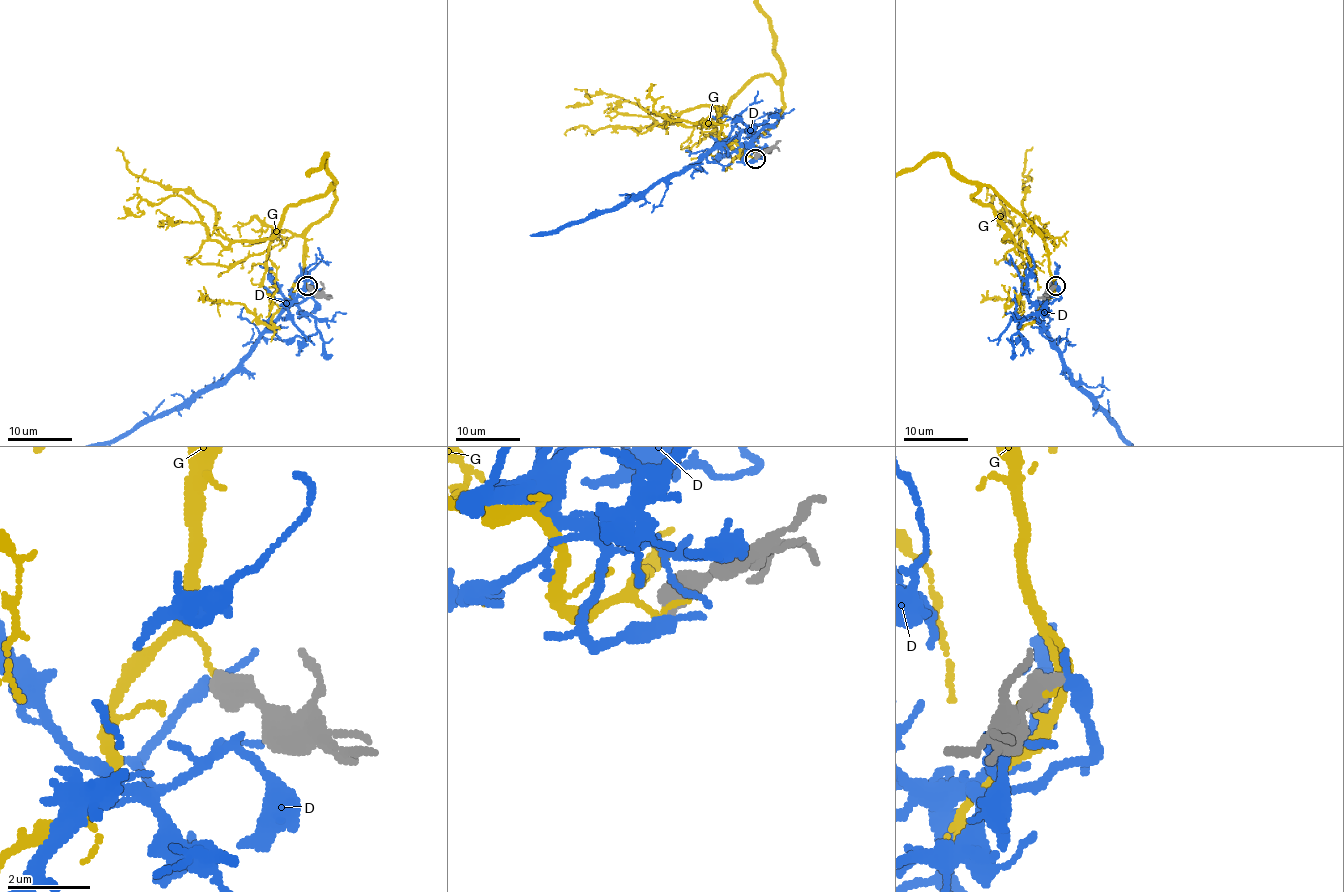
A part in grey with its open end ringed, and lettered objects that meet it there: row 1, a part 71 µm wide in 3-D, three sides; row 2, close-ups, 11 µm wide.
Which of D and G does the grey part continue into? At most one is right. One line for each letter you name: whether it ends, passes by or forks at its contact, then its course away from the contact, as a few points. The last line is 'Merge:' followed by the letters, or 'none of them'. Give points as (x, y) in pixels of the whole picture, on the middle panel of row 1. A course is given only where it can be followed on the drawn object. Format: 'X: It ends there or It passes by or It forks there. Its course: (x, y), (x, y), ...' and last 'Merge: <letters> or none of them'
Merge: none of them

